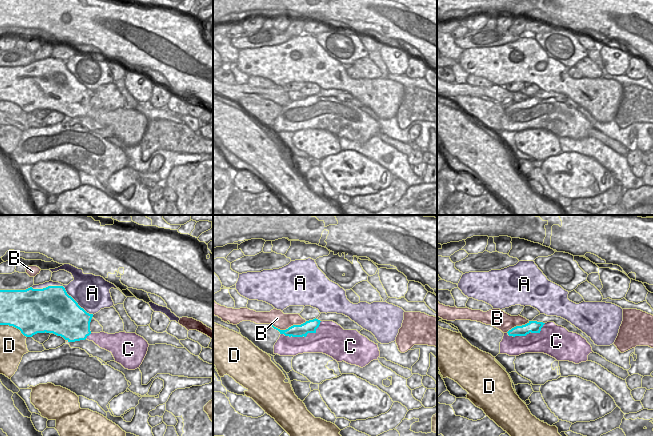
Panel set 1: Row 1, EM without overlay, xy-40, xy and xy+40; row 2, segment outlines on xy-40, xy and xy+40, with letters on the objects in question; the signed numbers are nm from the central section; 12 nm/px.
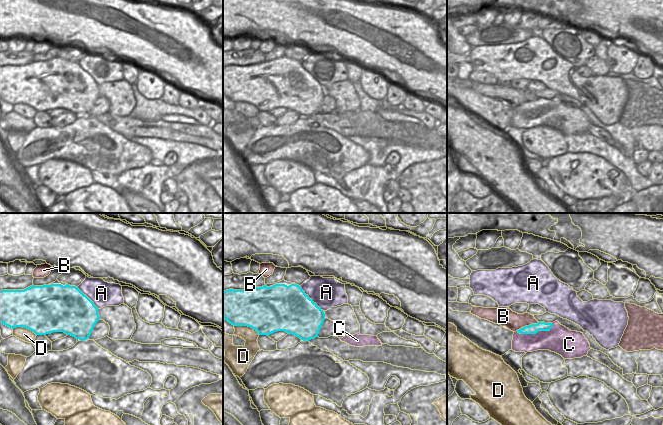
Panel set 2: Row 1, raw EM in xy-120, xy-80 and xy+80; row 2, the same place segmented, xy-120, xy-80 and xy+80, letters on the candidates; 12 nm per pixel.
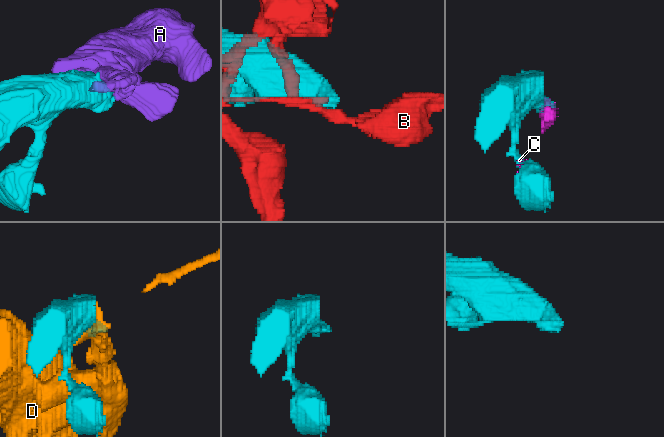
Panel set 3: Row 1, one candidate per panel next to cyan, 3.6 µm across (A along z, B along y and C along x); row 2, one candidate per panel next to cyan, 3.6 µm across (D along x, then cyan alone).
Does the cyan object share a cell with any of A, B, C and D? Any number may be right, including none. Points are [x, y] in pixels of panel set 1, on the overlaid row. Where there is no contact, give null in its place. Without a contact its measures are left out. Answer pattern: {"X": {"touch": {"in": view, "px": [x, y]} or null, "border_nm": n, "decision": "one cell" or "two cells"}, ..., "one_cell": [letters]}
{"A": {"touch": {"in": "xy-40", "px": [63, 287]}, "border_nm": 800, "decision": "one cell"}, "B": {"touch": {"in": "xy", "px": [289, 327]}, "border_nm": 440, "decision": "two cells"}, "C": {"touch": {"in": "xy", "px": [303, 335]}, "border_nm": 500, "decision": "two cells"}, "D": {"touch": {"in": "xy-40", "px": [13, 326]}, "border_nm": 360, "decision": "two cells"}, "one_cell": ["A"]}

